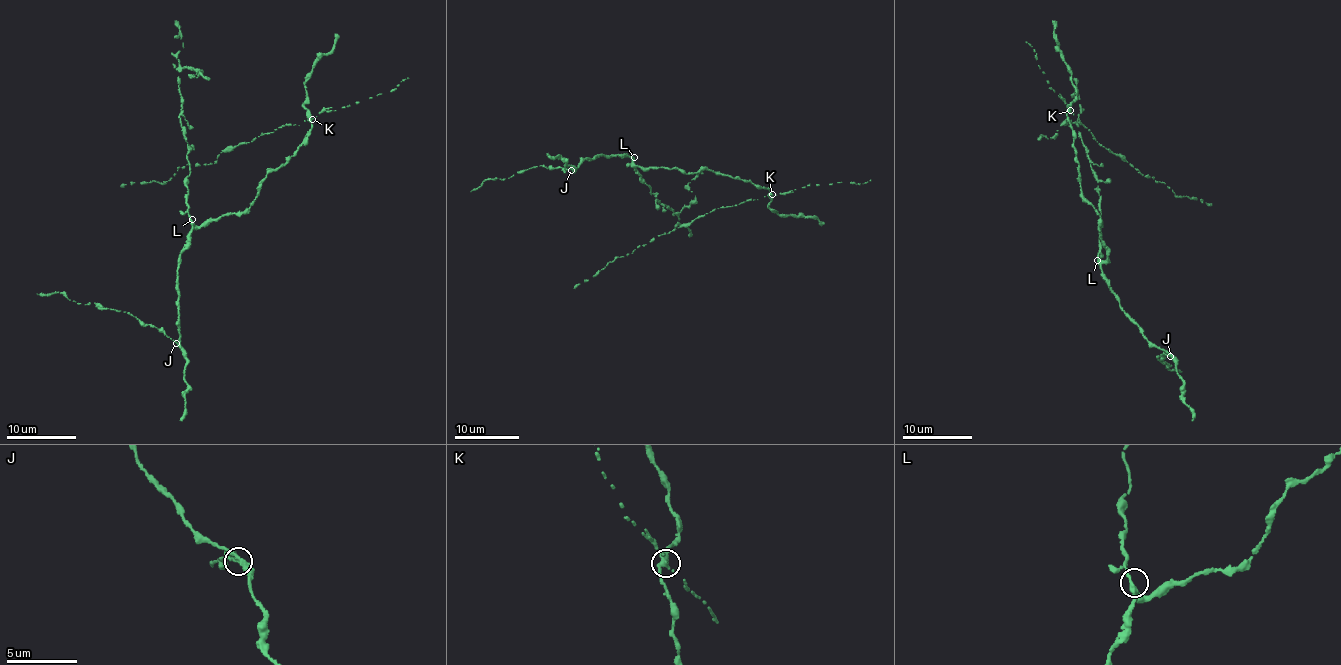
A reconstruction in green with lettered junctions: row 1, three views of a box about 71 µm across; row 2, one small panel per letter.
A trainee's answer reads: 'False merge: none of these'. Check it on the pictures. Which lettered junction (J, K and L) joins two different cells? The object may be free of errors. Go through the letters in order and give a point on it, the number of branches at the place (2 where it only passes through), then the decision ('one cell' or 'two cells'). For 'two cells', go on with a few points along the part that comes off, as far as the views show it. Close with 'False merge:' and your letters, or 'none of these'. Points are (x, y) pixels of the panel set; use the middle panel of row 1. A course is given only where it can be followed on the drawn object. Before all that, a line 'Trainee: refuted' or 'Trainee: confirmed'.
Trainee: refuted
J: place (571, 170); branches 2; one cell
K: place (772, 194); branches 3; two cells; course (772, 194), (712, 209), (689, 223), (653, 237), (607, 262), (588, 280), (574, 288)
L: place (634, 157); branches 3; one cell
False merge: K

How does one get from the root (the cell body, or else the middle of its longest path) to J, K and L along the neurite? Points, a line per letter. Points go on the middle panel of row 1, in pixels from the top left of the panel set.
J: (694, 172), (683, 173), (676, 167), (641, 168), (624, 153), (587, 157), (571, 170)
K: (694, 172), (705, 169), (721, 173), (770, 189), (772, 194)
L: (694, 172), (683, 173), (676, 167), (645, 169), (634, 165), (634, 157)

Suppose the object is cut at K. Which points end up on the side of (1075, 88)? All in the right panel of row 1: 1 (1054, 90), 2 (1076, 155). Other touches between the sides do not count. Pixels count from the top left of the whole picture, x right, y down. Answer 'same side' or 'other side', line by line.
1: other side
2: same side

